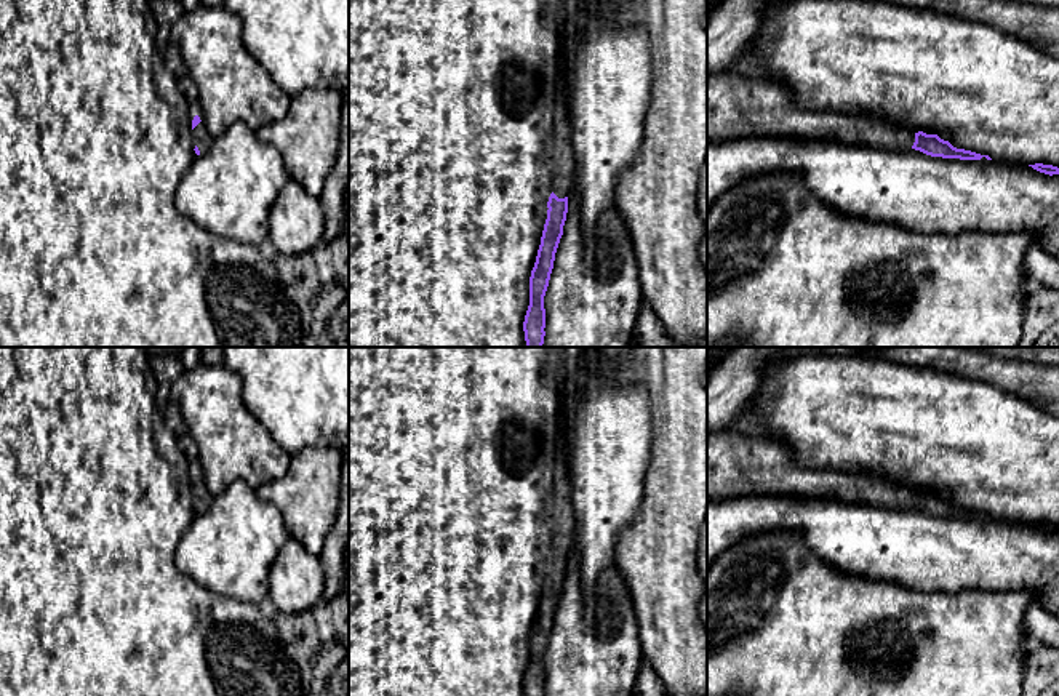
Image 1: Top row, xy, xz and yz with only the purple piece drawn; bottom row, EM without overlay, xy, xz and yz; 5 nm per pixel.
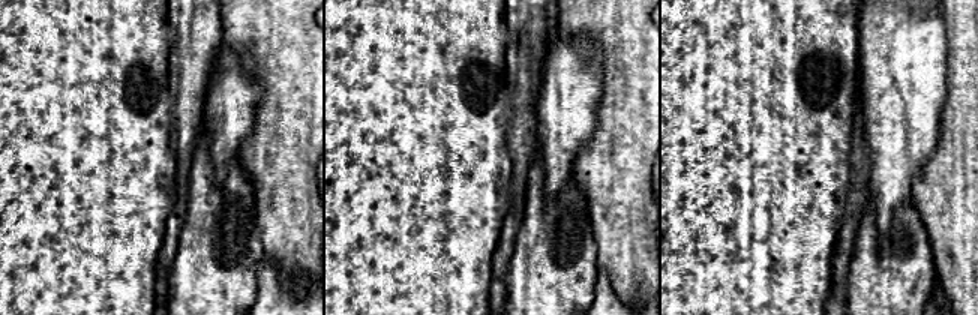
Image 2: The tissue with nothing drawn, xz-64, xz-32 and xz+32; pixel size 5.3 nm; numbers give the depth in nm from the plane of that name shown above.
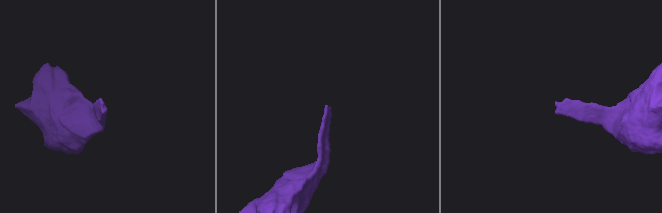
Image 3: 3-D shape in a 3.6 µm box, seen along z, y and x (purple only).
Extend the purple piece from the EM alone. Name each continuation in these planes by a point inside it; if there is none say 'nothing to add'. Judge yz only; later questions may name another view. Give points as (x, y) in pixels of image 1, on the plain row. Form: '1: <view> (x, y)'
1: yz (736, 464)

